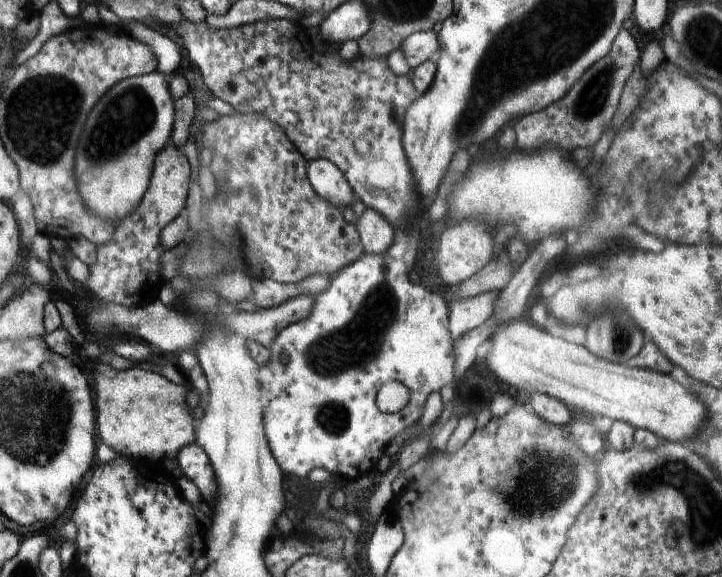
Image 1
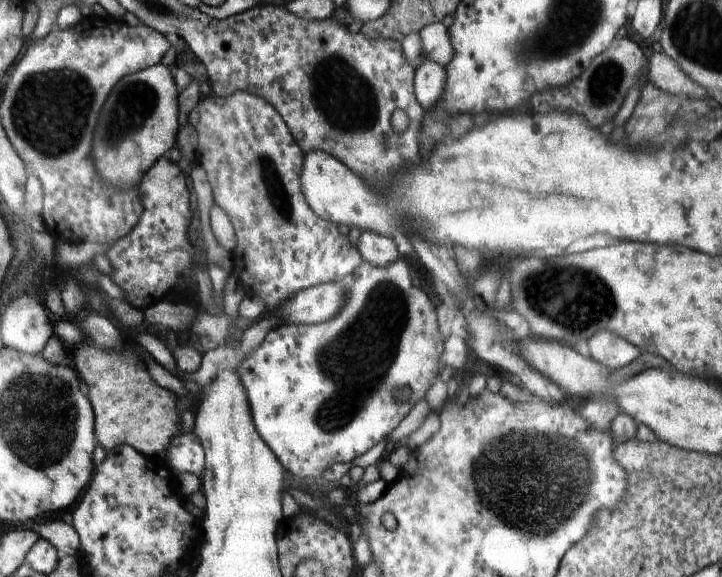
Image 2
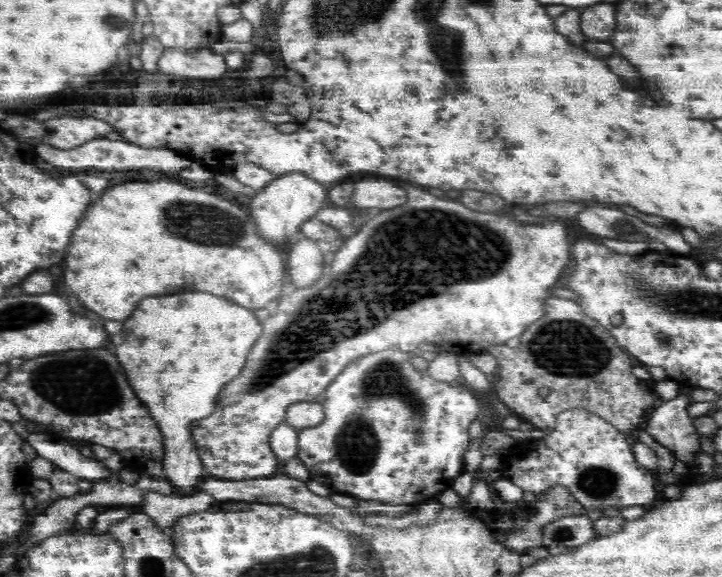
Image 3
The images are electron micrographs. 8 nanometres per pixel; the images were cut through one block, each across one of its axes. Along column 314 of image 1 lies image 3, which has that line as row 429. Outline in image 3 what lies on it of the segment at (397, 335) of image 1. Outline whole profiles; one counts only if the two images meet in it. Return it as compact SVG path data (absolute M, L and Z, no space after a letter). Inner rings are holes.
M399 349L389 350L368 354L356 359L348 364L332 380L325 390L326 400L323 403L325 410L324 421L320 425L310 430L298 431L297 436L297 457L302 460L302 464L309 470L309 480L316 480L329 488L331 492L338 494L348 494L357 499L377 500L384 504L411 504L420 506L424 503L435 500L444 490L451 488L454 478L458 478L464 470L464 454L470 448L470 436L468 435L468 424L478 418L480 408L478 400L467 386L459 383L447 383L432 378L427 371L418 371L412 365L410 354L401 352Z

